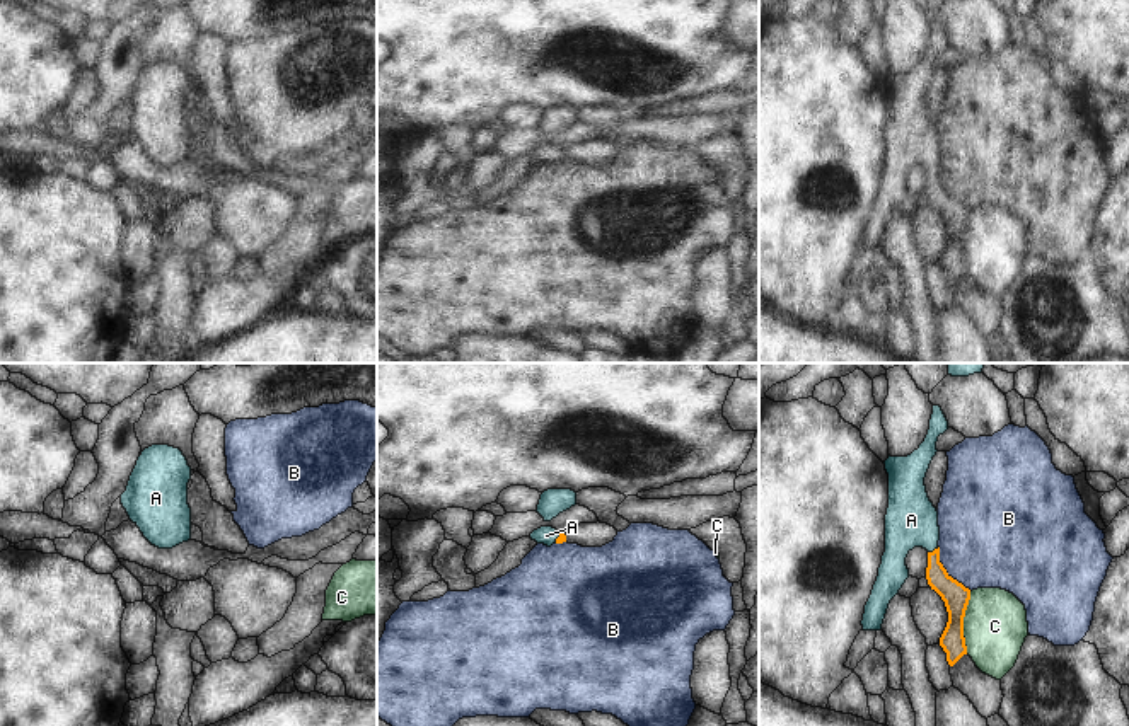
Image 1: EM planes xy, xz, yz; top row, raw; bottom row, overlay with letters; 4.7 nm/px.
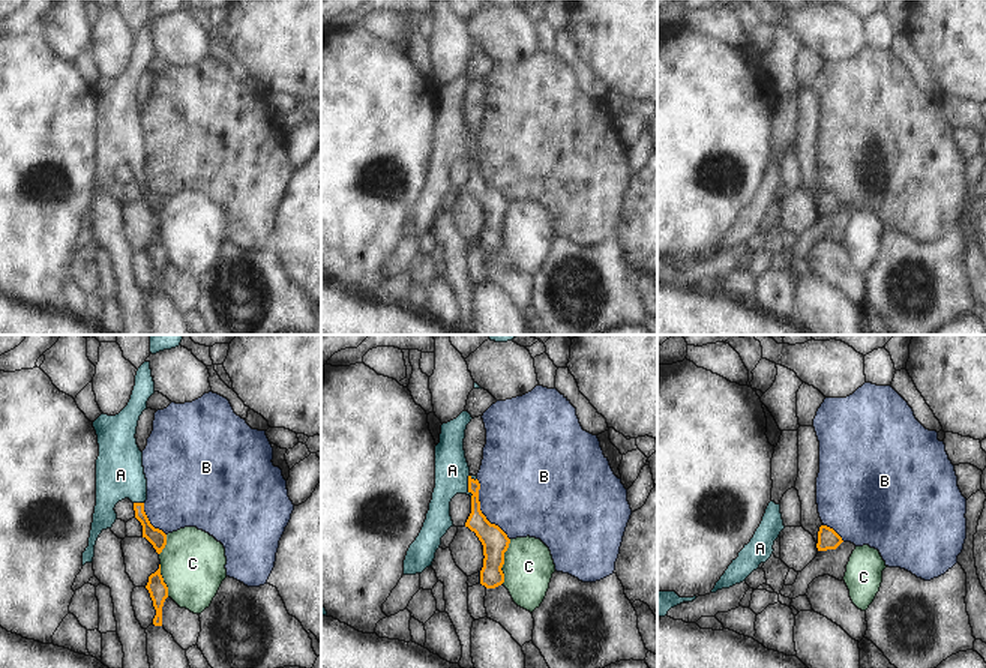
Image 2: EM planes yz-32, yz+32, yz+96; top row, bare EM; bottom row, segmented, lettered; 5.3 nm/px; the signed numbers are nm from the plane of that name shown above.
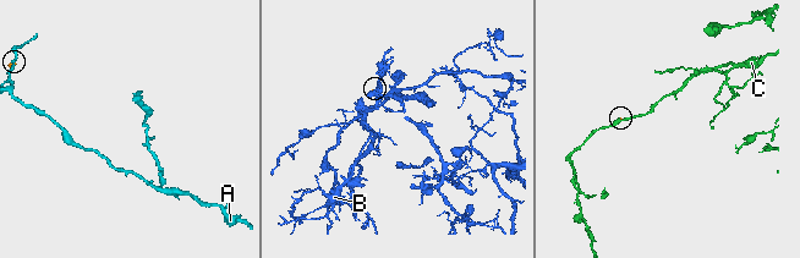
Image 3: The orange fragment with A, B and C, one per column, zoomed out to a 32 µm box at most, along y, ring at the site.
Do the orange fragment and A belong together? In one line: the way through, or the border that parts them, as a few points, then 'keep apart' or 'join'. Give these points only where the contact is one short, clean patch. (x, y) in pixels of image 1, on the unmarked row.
runs through yz (955, 213), (935, 191), (935, 167), (911, 138); join

